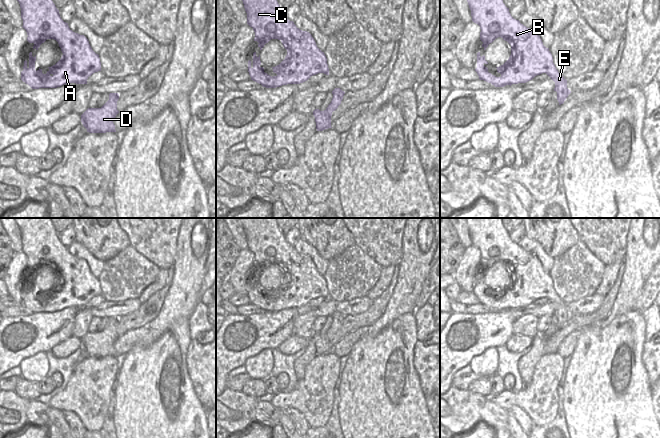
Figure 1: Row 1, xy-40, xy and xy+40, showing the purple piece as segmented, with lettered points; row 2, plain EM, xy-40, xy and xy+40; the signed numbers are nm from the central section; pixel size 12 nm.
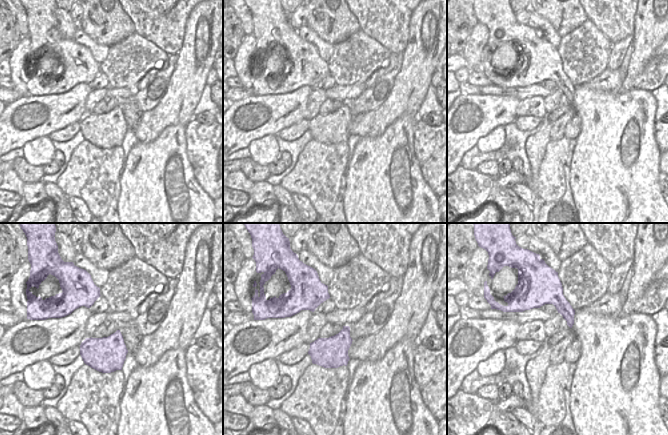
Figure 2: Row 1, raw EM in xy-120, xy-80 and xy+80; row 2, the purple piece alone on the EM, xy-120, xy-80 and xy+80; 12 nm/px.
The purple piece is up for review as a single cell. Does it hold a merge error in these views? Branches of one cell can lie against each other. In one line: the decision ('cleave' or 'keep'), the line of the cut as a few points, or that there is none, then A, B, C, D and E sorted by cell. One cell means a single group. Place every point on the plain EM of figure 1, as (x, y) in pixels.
keep; cut none; groups A B C D E

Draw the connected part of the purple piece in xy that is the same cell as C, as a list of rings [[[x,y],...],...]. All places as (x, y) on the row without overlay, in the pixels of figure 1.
[[[240,218],[247,248],[255,256],[260,274],[271,263],[278,263],[287,274],[285,283],[272,291],[276,300],[270,300],[261,291],[260,279],[253,277],[253,285],[248,285],[251,304],[266,312],[276,312],[287,308],[300,308],[318,297],[329,299],[327,282],[316,269],[312,259],[296,251],[287,243],[285,233],[277,226],[276,218]]]

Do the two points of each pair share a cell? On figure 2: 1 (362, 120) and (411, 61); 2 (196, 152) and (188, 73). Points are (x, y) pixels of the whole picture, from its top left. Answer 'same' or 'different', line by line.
1: same
2: different

